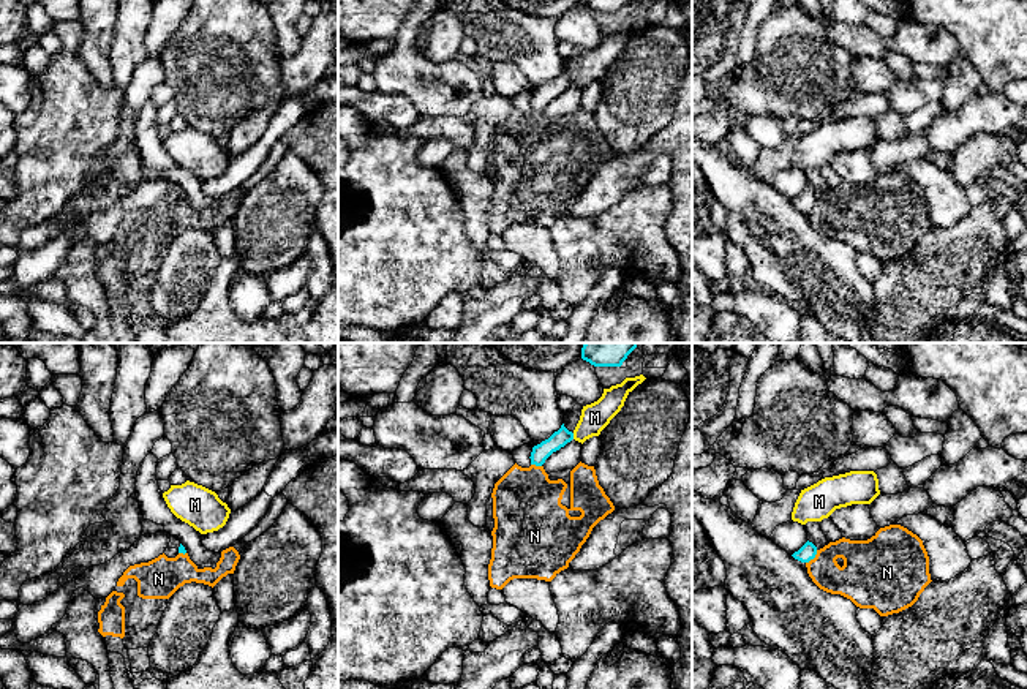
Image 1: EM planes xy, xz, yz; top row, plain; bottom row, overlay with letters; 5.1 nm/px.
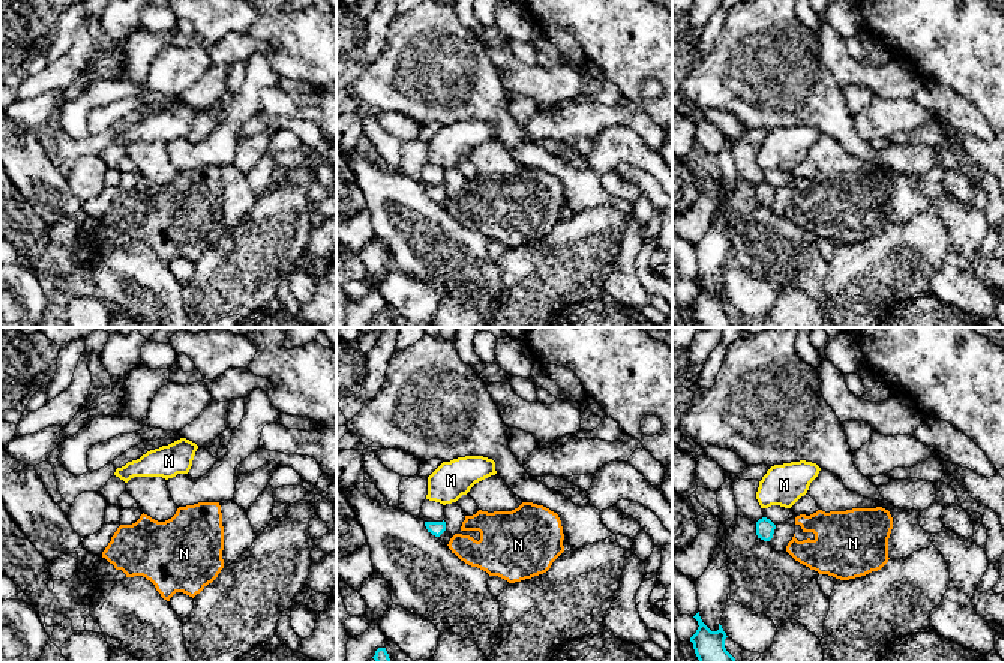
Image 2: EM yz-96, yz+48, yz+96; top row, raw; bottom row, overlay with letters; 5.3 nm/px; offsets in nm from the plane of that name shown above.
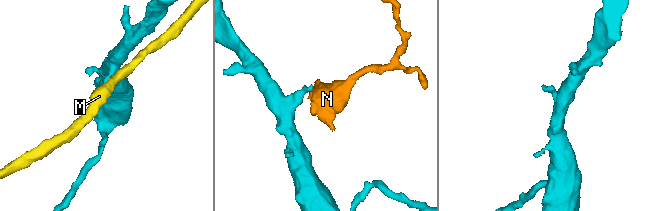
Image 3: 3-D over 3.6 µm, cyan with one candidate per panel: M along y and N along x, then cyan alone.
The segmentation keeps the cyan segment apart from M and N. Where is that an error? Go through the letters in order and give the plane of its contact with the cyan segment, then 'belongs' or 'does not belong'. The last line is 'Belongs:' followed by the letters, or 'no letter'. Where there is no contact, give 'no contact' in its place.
M: xz | does not belong
N: yz | does not belong
Belongs: no letter

